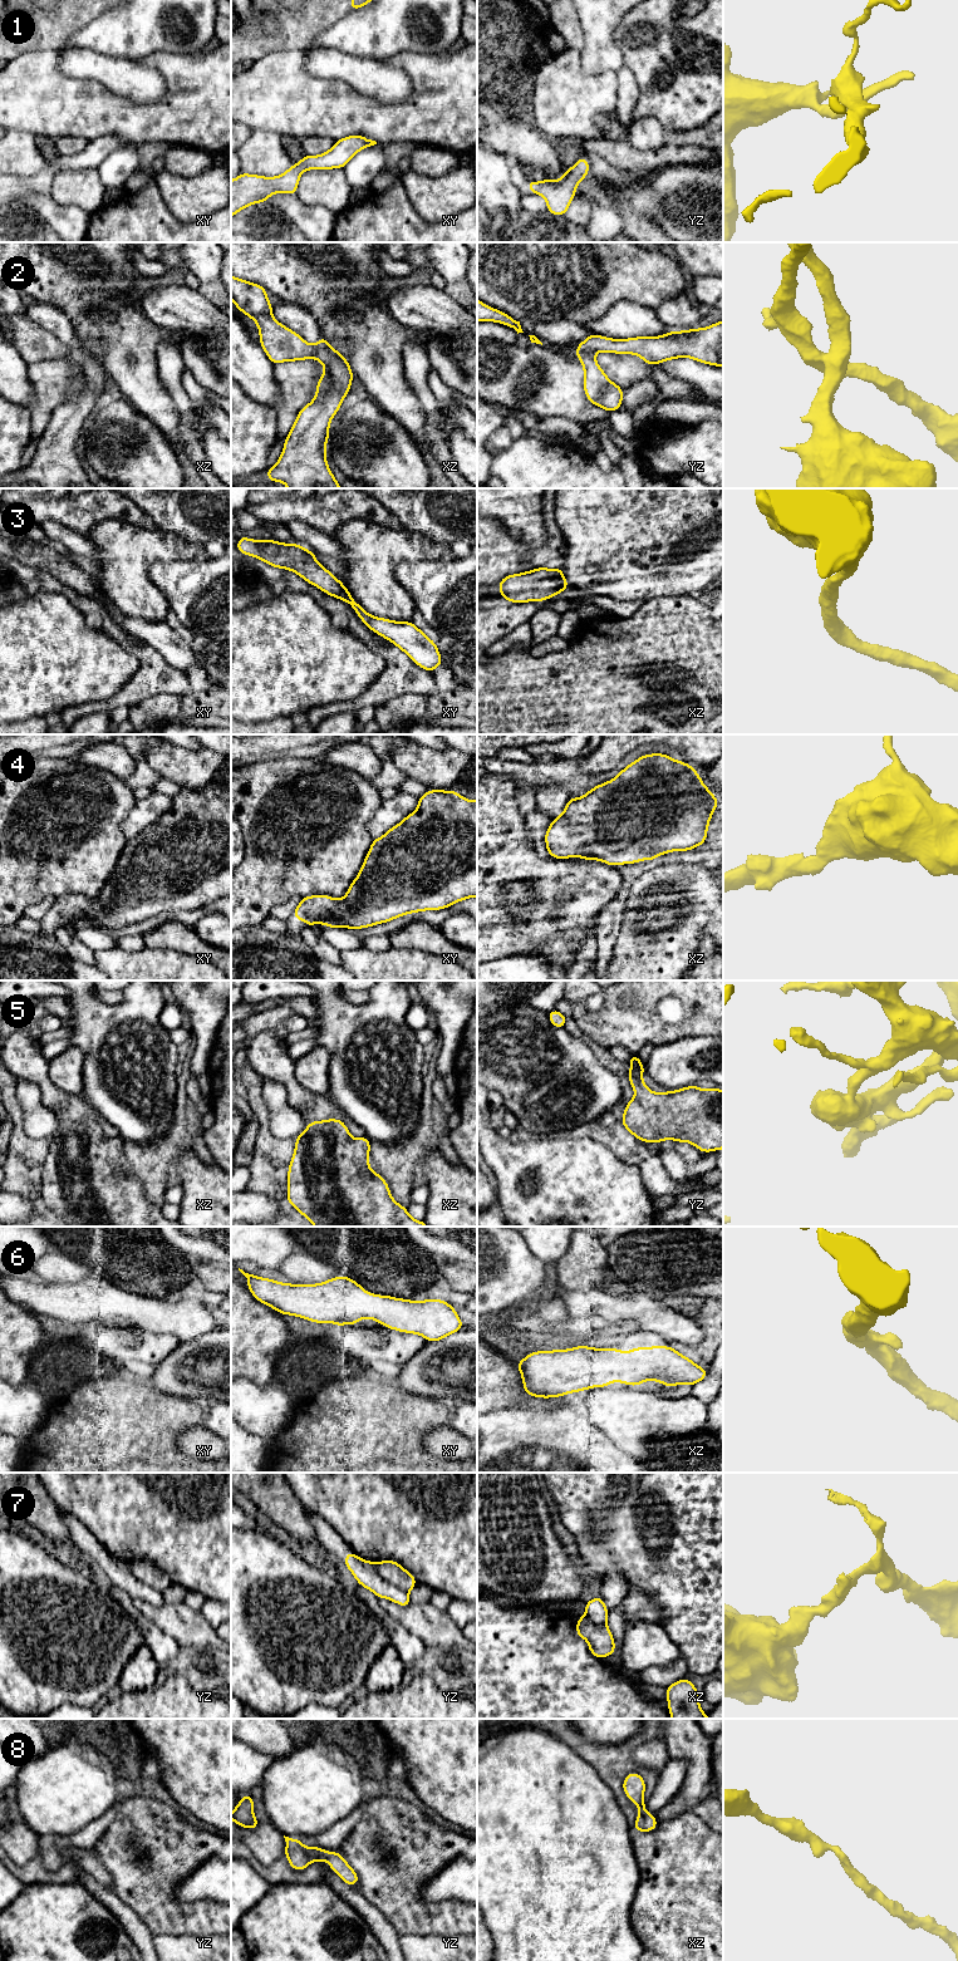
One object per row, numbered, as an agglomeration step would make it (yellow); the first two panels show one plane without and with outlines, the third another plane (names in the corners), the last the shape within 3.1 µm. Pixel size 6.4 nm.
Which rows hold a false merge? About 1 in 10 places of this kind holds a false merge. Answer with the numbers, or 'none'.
7

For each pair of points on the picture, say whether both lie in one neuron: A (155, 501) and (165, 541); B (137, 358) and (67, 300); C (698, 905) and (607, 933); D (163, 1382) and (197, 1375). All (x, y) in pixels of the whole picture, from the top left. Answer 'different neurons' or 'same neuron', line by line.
A: different neurons
B: same neuron
C: different neurons
D: same neuron

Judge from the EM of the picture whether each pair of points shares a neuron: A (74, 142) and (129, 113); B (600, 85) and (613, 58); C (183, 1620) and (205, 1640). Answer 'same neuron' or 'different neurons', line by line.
A: different neurons
B: different neurons
C: same neuron

